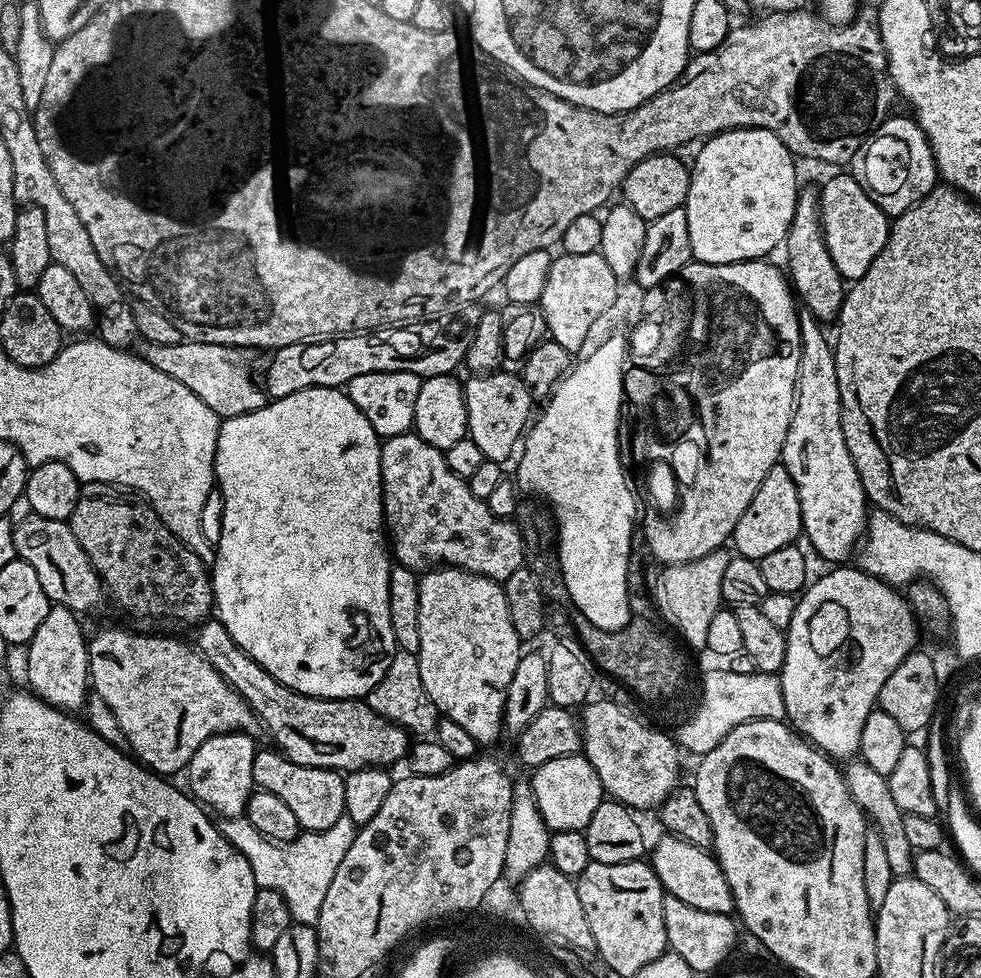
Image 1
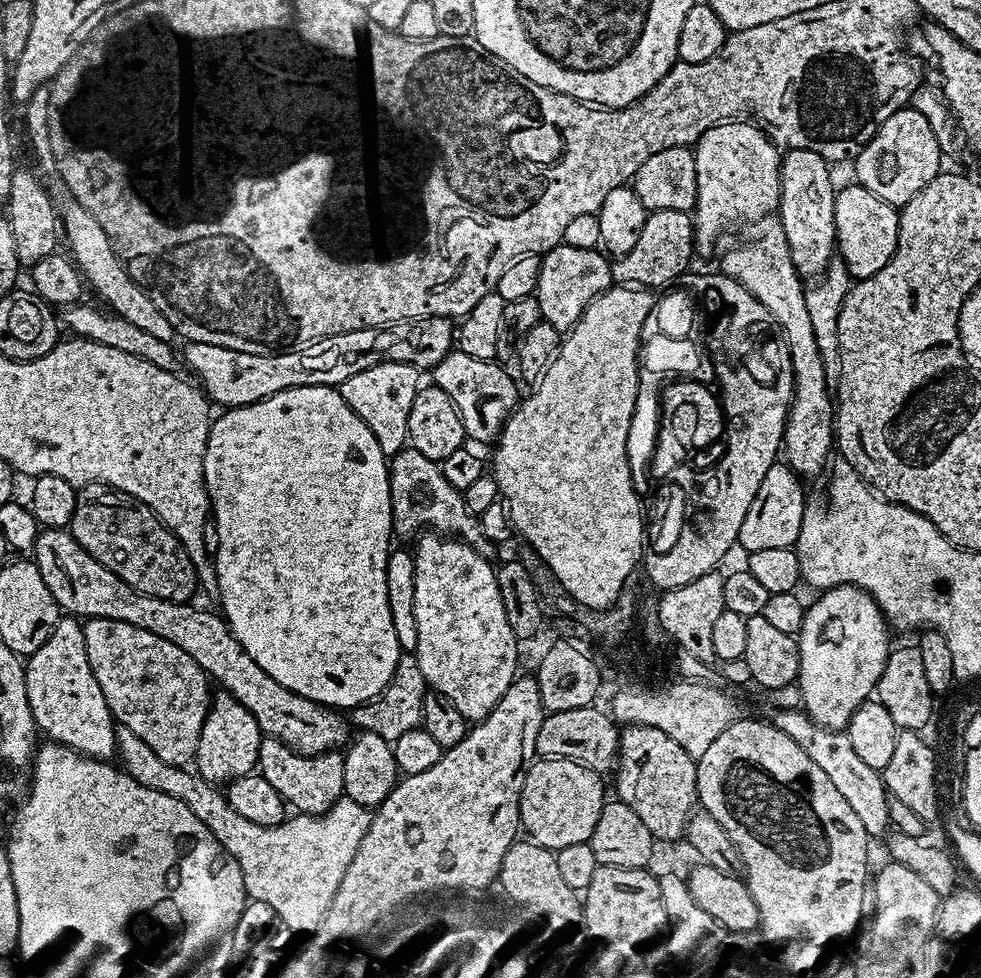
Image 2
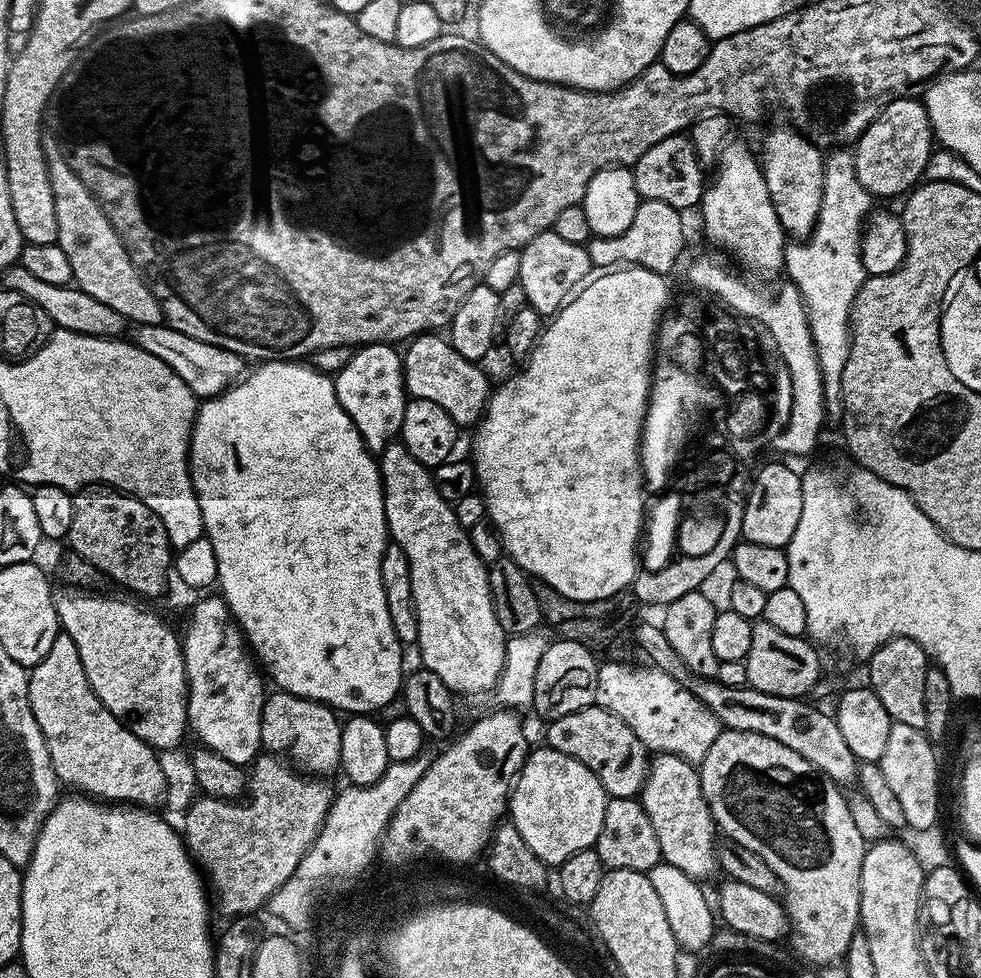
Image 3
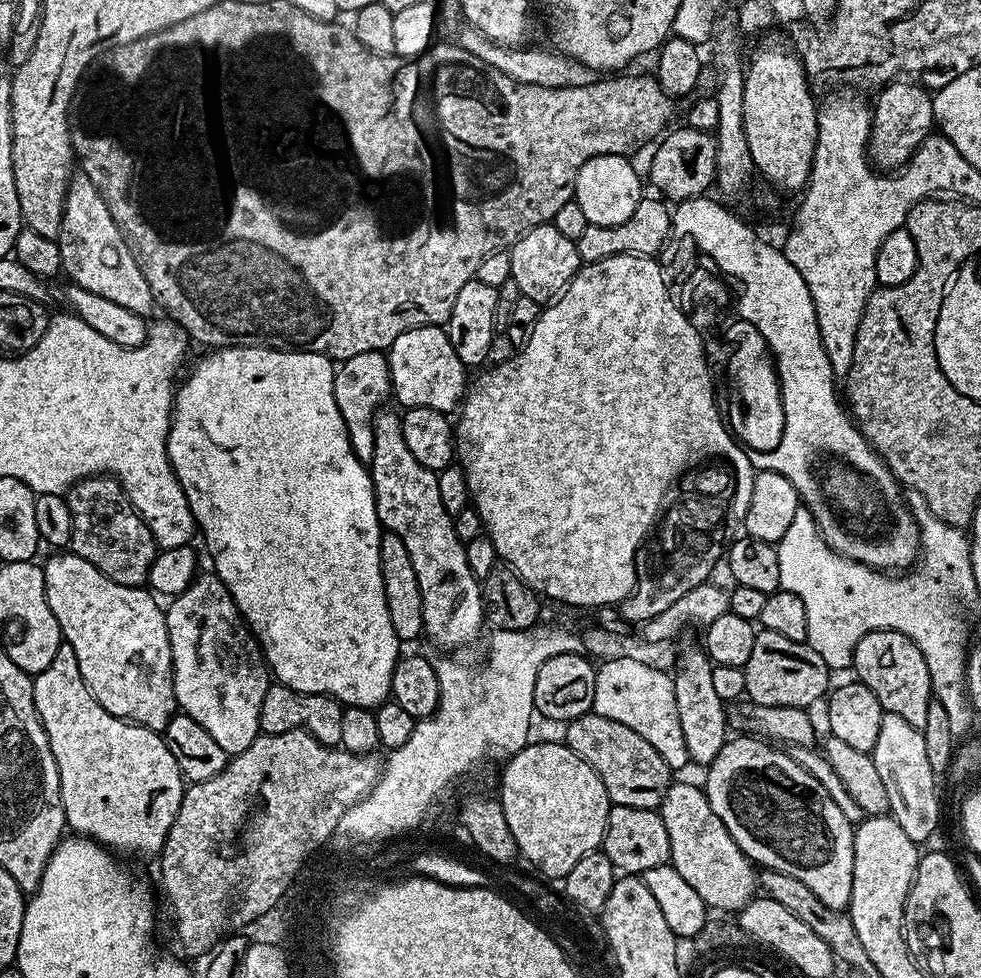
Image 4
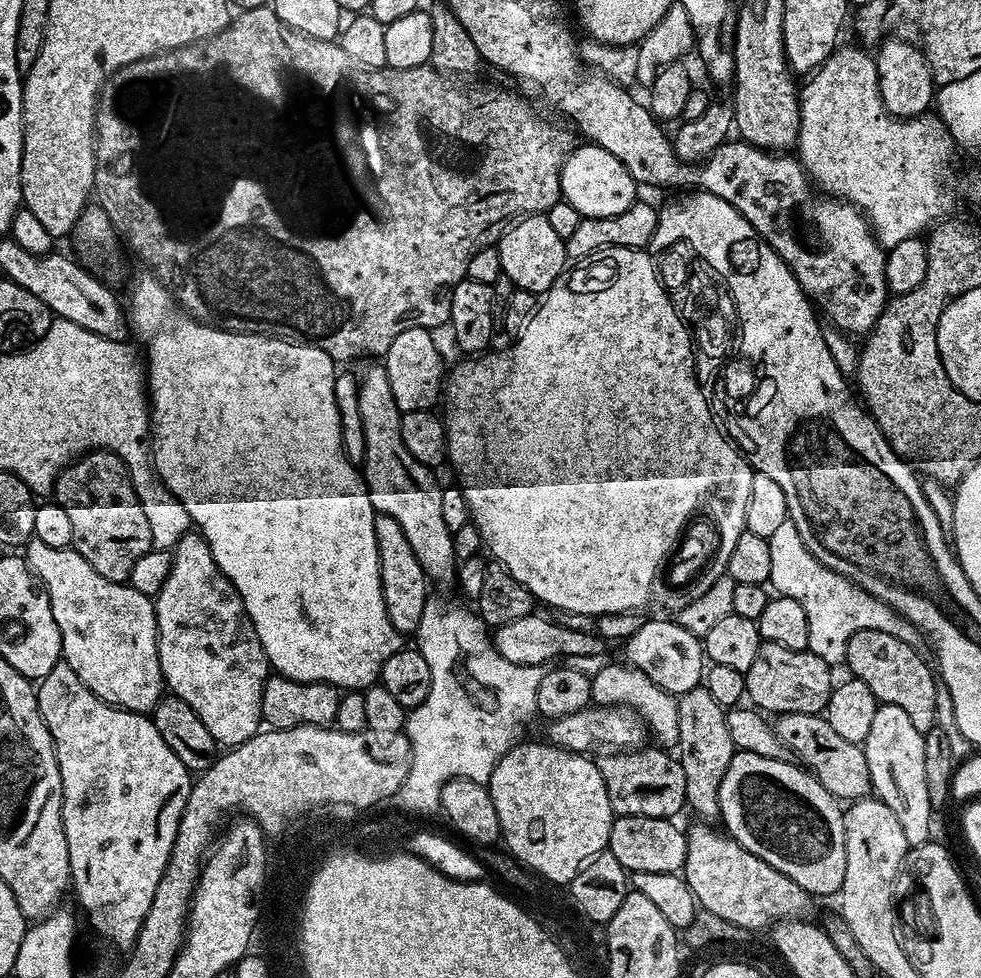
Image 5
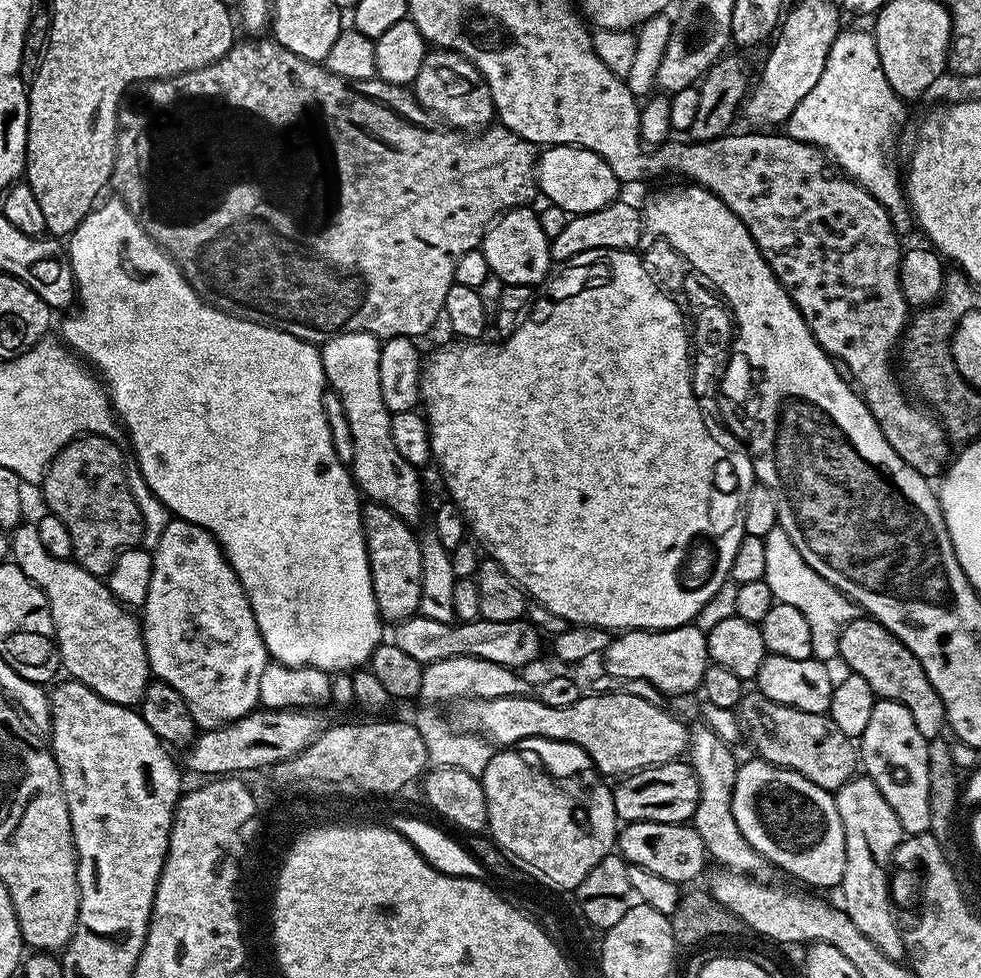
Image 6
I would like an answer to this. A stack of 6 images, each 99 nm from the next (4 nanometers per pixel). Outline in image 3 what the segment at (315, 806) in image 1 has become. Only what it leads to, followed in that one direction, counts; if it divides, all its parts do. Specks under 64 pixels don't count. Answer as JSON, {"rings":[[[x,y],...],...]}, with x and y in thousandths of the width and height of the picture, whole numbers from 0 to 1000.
{"rings":[[[277,706],[269,714],[265,759],[274,770],[293,775],[303,786],[330,796],[335,792],[333,789],[347,785],[348,741],[348,733],[334,721],[288,706]]]}

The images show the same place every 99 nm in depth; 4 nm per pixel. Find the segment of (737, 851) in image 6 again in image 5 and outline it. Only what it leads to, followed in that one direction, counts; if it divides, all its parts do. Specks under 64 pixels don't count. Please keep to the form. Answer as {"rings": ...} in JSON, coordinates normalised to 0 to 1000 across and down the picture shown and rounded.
{"rings":[[[712,702],[695,710],[689,717],[691,722],[691,776],[699,791],[700,825],[710,830],[713,837],[726,840],[734,833],[732,808],[736,804],[736,796],[740,791],[740,783],[744,783],[751,766],[746,762],[742,729],[728,713],[724,706]]]}

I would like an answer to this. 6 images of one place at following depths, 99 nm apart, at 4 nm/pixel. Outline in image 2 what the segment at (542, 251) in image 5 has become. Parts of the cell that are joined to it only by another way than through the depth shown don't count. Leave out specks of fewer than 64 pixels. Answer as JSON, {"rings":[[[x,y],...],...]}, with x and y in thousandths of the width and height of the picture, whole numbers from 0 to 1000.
{"rings":[[[574,247],[550,262],[545,305],[550,314],[550,325],[565,333],[568,339],[578,340],[595,320],[602,307],[625,293],[624,271],[621,263],[608,254],[577,252]]]}

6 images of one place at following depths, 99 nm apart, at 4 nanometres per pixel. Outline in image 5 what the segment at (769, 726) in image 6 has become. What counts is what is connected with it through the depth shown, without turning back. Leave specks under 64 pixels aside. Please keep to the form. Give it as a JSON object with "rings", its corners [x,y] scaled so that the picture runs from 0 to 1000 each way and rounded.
{"rings":[[[797,728],[790,733],[789,743],[796,759],[852,819],[872,820],[882,817],[889,810],[887,783],[883,783],[880,764],[856,754],[839,731]]]}

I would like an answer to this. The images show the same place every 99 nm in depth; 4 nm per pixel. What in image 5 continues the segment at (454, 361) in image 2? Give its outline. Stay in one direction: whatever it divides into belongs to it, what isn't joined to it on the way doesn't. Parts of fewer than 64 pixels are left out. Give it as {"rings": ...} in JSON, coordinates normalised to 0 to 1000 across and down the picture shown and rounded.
{"rings":[[[434,335],[410,337],[402,350],[398,350],[398,358],[392,360],[389,371],[393,378],[393,387],[398,391],[398,400],[402,403],[402,411],[406,419],[413,421],[431,421],[448,410],[455,392],[455,375],[449,365],[449,356],[439,338]]]}

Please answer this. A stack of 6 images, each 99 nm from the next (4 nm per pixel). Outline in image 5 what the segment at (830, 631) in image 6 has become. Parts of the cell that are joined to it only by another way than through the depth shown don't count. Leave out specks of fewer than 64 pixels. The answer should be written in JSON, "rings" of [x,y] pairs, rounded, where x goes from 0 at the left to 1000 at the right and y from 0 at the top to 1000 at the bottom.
{"rings":[[[807,532],[797,534],[793,542],[783,549],[785,558],[785,597],[797,609],[804,609],[818,616],[822,624],[822,636],[826,639],[824,666],[829,667],[838,677],[846,681],[859,680],[864,673],[864,657],[875,644],[899,644],[911,648],[919,656],[937,660],[940,647],[922,630],[916,630],[903,616],[891,611],[883,603],[876,601],[870,593],[846,583],[818,554]]]}

